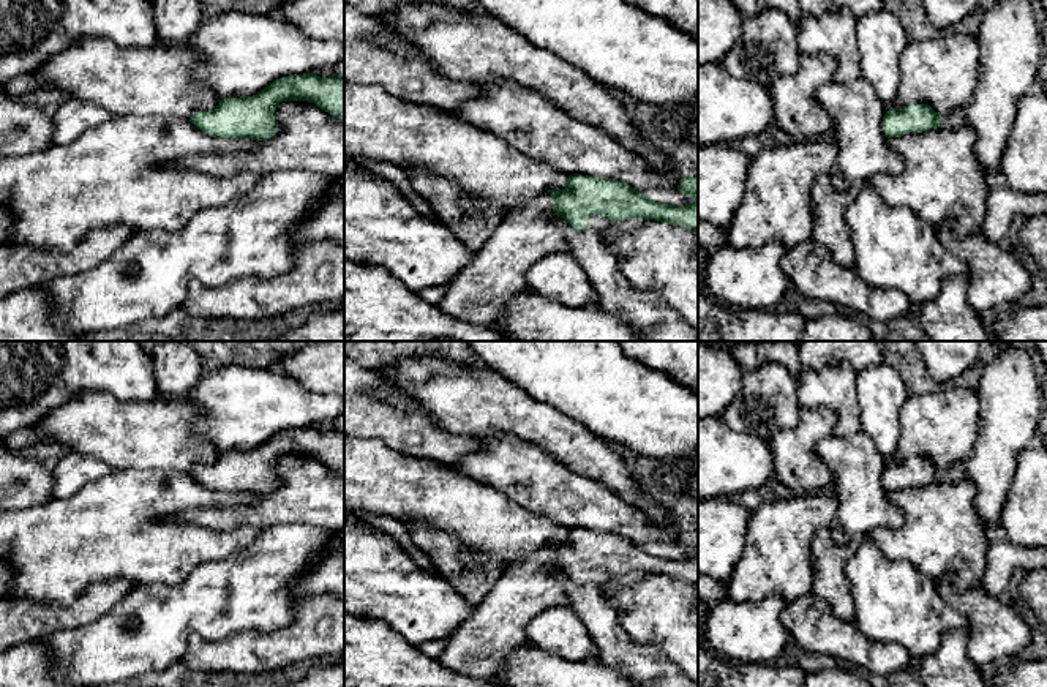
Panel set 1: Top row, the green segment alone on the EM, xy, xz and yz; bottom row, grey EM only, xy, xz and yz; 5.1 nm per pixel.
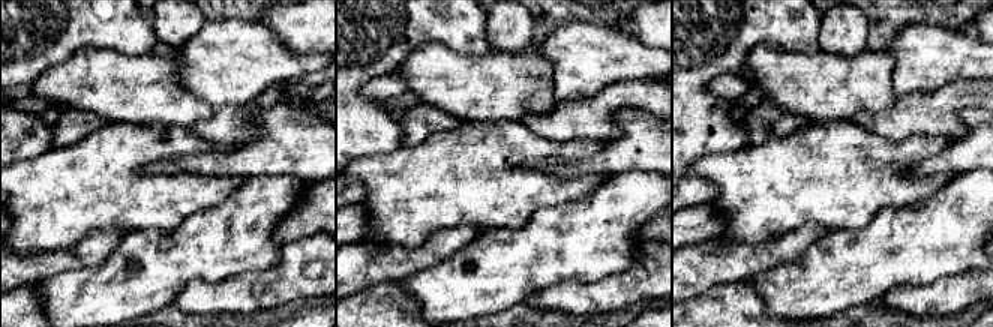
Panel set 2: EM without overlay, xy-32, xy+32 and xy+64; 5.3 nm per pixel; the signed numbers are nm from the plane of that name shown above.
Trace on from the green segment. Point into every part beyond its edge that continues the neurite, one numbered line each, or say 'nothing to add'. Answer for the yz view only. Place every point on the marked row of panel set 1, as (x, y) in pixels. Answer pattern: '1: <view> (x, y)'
1: yz (956, 119)

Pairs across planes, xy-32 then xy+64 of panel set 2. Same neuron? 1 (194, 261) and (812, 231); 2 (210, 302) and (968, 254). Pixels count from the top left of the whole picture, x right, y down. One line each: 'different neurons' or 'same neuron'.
1: different neurons
2: different neurons

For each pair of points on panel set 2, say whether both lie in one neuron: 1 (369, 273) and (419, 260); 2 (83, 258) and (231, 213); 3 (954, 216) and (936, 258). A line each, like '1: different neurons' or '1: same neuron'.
1: same neuron
2: different neurons
3: same neuron

